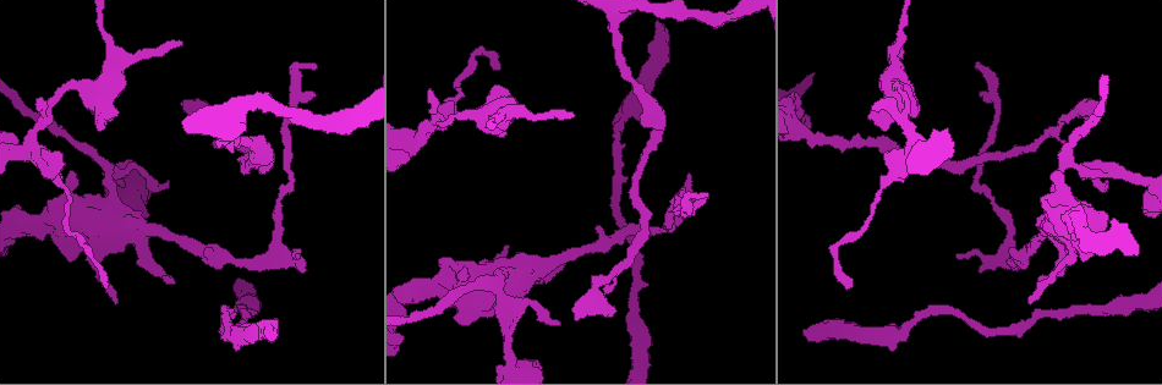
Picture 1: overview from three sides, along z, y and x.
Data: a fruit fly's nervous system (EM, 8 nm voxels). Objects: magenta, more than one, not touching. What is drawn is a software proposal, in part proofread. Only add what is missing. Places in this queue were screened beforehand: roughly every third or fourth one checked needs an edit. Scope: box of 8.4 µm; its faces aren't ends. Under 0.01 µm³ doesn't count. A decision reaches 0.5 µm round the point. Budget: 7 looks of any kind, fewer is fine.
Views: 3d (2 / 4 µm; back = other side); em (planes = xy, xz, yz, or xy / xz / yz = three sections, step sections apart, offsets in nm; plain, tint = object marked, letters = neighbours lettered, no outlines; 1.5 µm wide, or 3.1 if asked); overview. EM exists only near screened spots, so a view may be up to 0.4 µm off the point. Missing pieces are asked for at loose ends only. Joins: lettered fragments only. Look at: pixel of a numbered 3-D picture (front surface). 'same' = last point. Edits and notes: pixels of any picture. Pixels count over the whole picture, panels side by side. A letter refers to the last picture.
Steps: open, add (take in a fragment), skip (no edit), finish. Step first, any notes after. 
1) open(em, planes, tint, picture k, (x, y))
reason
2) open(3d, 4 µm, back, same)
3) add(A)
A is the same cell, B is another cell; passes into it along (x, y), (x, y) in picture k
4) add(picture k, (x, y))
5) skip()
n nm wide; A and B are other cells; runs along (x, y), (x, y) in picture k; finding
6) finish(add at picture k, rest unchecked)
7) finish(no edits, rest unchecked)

open(em, xz, step 4, letters, picture 1, (1107, 182))
free end

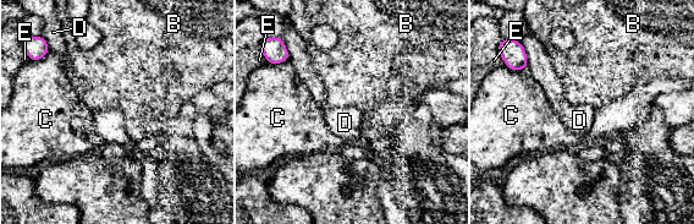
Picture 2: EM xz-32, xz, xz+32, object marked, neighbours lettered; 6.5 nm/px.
open(em, planes, letters, same)

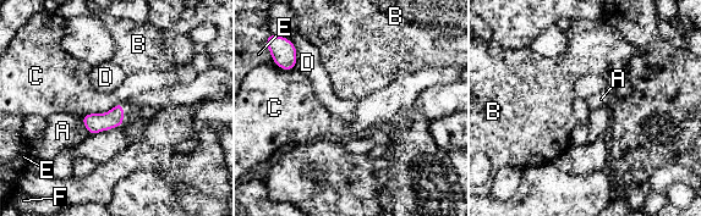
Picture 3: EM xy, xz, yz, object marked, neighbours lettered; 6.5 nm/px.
skip()
A, B, C, D, E and F are other cells; no lettered fragment goes on from it

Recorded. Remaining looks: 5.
open(em, yz, step 4, letters, picture 1, (1029, 301))
tapers out

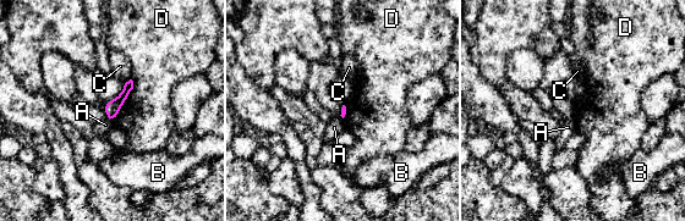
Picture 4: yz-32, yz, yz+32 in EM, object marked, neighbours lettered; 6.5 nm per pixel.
open(em, planes, letters, same)

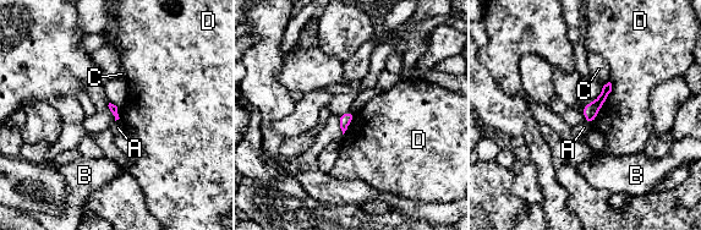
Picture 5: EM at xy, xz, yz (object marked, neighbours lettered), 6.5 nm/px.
skip()
A, B, C and D are other cells; border along (609, 81), (609, 96), (590, 124) in picture 5; none of them fits

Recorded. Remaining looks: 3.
open(3d, 4 µm, picture 1, (803, 335))
thick end

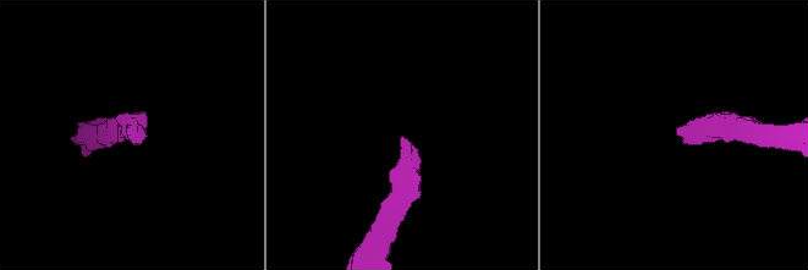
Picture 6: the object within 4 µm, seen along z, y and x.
open(em, xz, step 4, tint, picture 6, (403, 138))
need the tissue

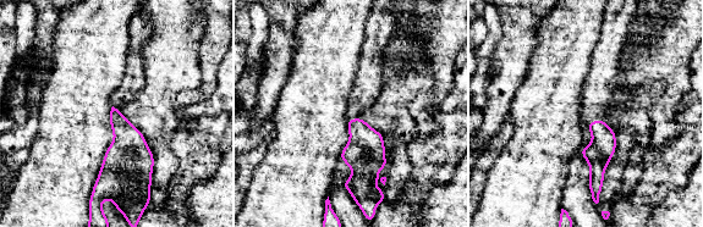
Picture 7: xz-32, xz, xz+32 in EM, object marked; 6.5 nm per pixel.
open(em, planes, letters, same)
another direction

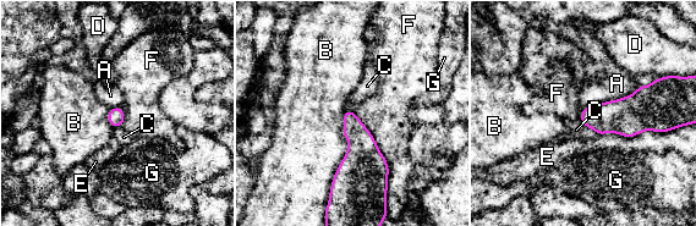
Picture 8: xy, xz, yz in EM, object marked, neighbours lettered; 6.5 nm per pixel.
add(C)
C is the same cell, A, B, D, E, F and G are other cells; it goes on there

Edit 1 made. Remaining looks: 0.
finish(add at picture 8, rest unchecked)

